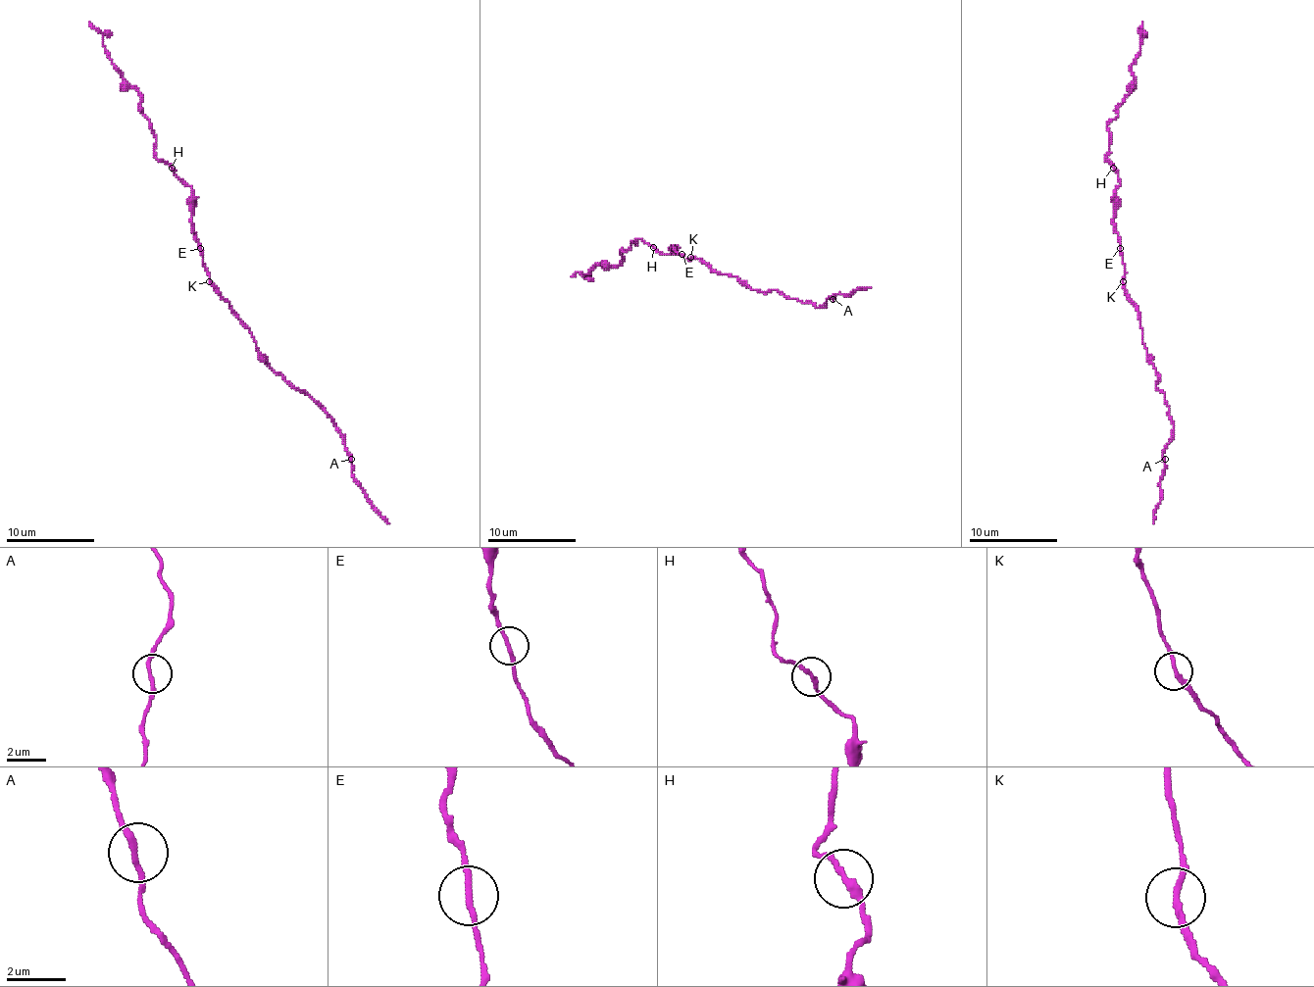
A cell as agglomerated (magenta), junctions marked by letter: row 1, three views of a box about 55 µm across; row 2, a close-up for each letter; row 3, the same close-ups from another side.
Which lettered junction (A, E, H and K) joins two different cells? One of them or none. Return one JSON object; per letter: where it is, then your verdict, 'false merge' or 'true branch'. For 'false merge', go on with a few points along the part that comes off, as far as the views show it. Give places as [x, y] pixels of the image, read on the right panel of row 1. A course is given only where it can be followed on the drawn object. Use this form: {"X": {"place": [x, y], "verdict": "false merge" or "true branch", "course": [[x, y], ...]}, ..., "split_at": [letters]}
{"A": {"place": [1165, 459], "verdict": "true branch"}, "E": {"place": [1120, 248], "verdict": "true branch"}, "H": {"place": [1113, 168], "verdict": "true branch"}, "K": {"place": [1123, 281], "verdict": "true branch"}, "split_at": []}

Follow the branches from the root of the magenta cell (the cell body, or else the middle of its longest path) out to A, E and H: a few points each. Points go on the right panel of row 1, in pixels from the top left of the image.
A: (1123, 281), (1136, 304), (1146, 359), (1155, 368), (1155, 385), (1165, 395), (1174, 423), (1165, 459)
E: (1123, 281), (1125, 264), (1120, 248)
H: (1123, 281), (1125, 264), (1113, 222), (1113, 190), (1120, 179), (1113, 168)

